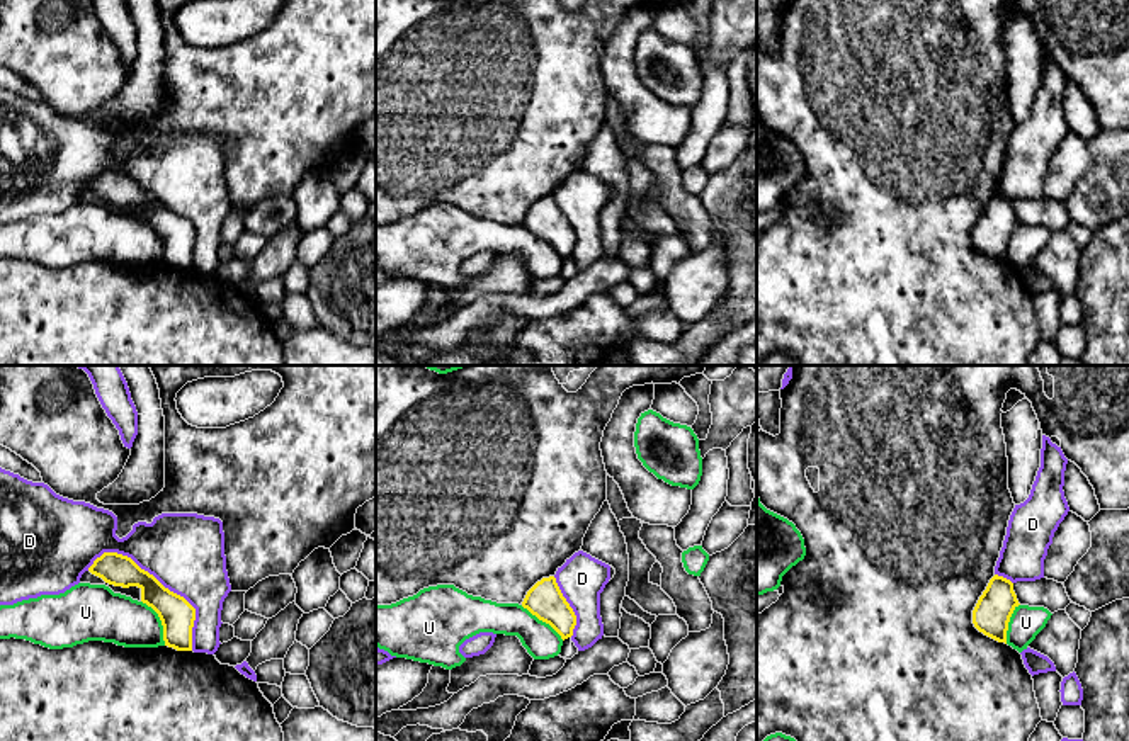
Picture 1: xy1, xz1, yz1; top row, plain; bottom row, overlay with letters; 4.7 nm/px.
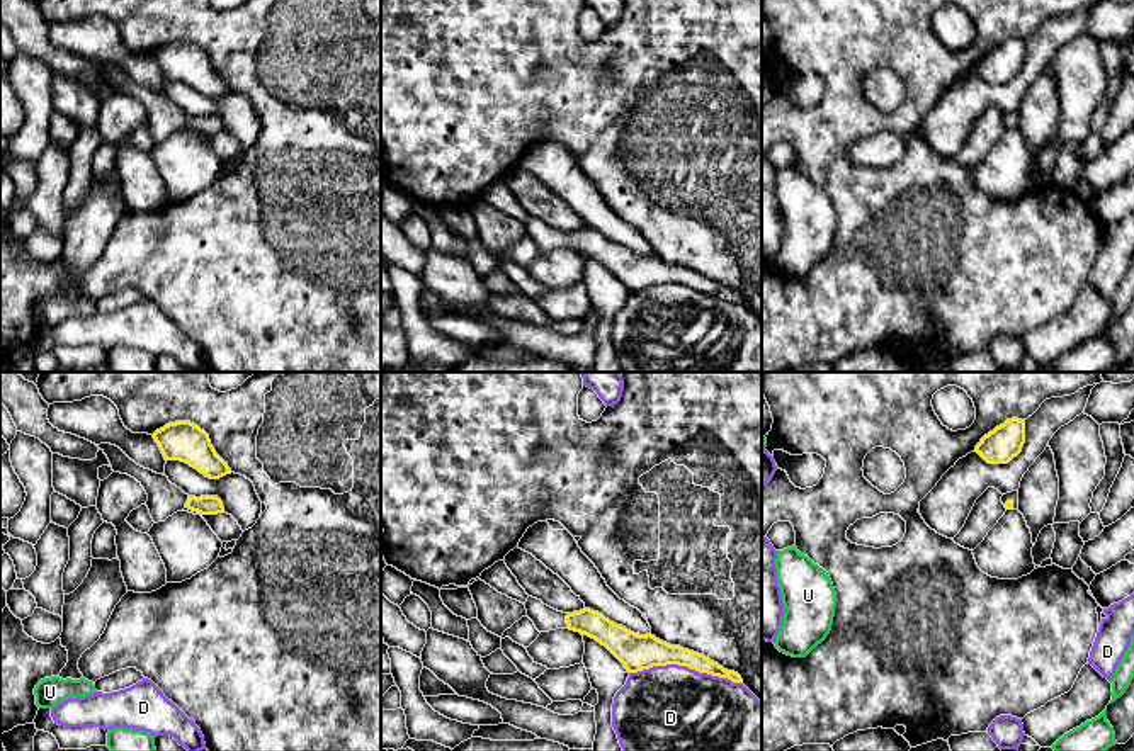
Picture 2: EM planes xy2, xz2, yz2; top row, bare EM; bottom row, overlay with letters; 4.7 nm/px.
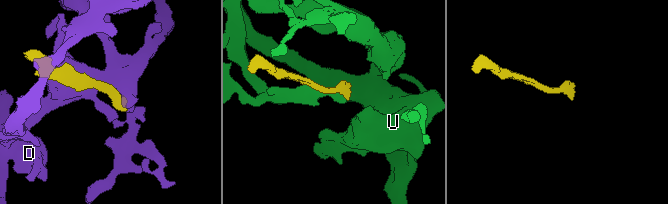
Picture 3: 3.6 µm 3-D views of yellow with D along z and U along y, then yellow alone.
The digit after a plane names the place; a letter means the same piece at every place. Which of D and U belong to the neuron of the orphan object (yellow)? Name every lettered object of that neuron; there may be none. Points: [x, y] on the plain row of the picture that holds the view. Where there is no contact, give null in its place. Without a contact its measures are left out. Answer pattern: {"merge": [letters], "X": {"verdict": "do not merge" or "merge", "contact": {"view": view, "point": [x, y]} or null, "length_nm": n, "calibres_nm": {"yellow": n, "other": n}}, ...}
{"merge": [], "D": {"verdict": "do not merge", "contact": {"view": "xy1", "point": [162, 204]}, "length_nm": 650, "calibres_nm": {"yellow": 170, "other": 360}}, "U": {"verdict": "do not merge", "contact": {"view": "xy1", "point": [162, 242]}, "length_nm": 240, "calibres_nm": {"yellow": 170, "other": 240}}}

